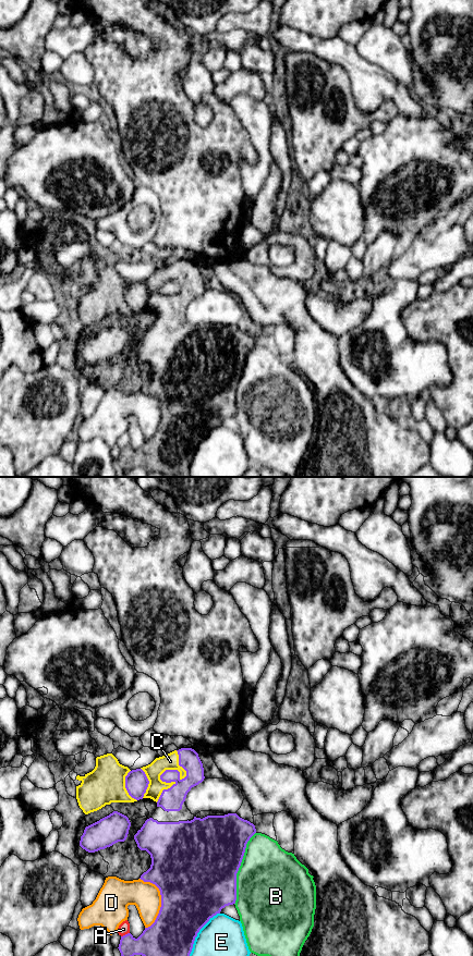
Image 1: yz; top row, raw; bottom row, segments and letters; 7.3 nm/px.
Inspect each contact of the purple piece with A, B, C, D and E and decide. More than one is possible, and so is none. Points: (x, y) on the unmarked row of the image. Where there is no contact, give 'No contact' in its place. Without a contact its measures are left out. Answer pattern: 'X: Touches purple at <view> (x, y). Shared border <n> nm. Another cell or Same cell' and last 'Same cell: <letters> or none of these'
A: Touches purple at yz (125, 446). Shared border 70 nm. Another cell
B: Touches purple at yz (239, 379). Shared border 550 nm. Another cell
C: Touches purple at yz (168, 282). Shared border 420 nm. Same cell
D: Touches purple at yz (161, 413). Shared border 380 nm. Another cell
E: Touches purple at yz (196, 448). Shared border 440 nm. Another cell
Same cell: C

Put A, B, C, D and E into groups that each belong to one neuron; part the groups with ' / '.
A / B / C / D / E

